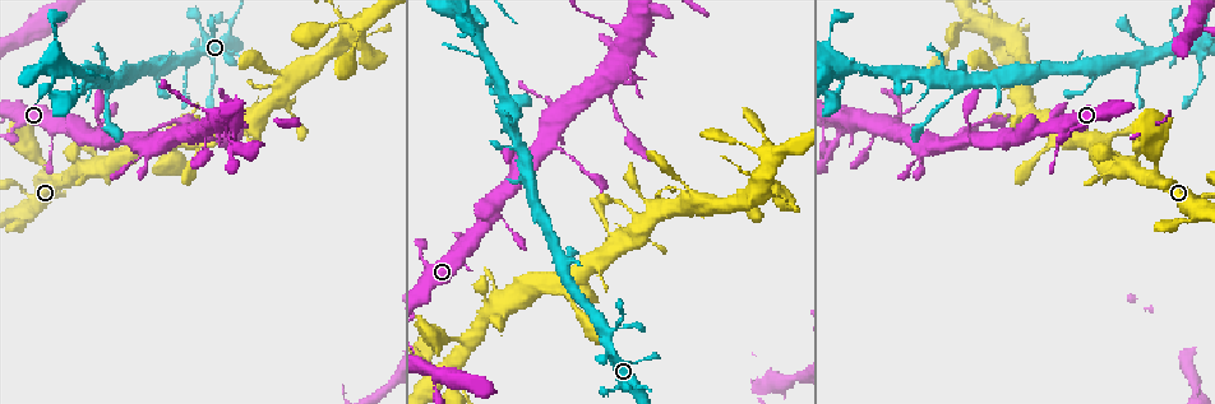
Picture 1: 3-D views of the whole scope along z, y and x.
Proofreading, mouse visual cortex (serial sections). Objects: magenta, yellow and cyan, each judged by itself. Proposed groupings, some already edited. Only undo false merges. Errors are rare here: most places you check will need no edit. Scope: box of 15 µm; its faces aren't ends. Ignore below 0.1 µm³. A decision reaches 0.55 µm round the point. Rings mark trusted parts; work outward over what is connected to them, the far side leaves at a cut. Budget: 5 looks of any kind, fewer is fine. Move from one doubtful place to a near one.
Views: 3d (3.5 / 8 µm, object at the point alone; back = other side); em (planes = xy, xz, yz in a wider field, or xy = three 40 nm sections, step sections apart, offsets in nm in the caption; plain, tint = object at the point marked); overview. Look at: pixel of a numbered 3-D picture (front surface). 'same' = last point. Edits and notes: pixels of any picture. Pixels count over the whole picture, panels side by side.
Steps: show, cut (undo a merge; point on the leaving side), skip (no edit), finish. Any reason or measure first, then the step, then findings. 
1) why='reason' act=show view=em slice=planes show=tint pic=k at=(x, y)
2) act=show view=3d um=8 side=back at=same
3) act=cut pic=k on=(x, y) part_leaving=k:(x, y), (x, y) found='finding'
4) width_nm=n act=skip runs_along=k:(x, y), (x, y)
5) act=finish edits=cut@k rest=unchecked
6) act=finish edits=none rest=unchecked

why='sudden change in width' act=show view=3d um=8 pic=1 at=(18, 184)

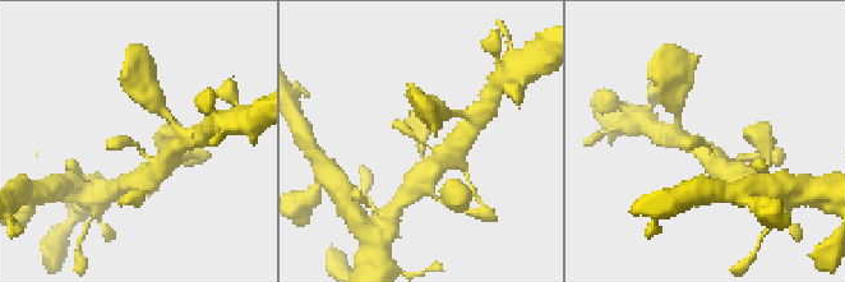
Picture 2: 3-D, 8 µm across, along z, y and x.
why='closer look' act=show view=3d um=3.5 side=back pic=2 at=(702, 141)

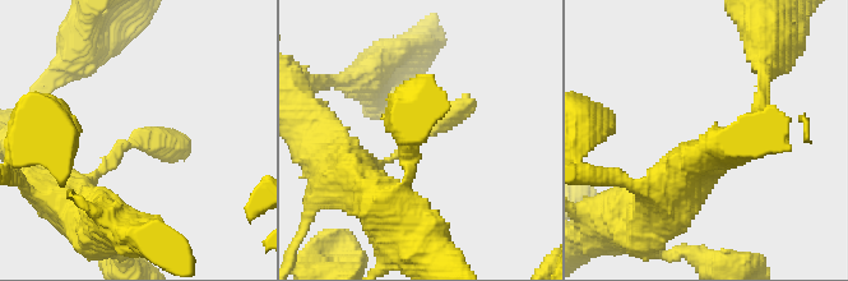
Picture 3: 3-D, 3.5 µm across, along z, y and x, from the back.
arm_widths_nm=250,250 act=show view=em slice=xy step=3 show=tint pic=3 at=(131, 145)

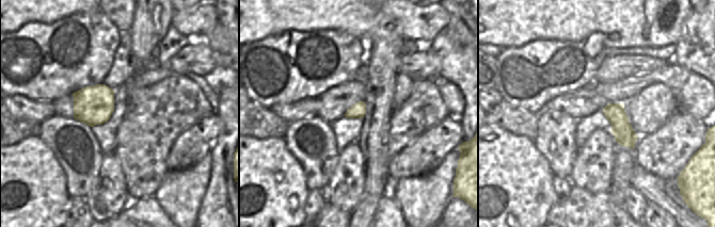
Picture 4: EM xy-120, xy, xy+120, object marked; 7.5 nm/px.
act=skip runs_along=3:(353, 171), (401, 155), (467, 96) found='all the same cell'

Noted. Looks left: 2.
why='narrows sharply' act=show view=3d um=3.5 pic=1 at=(610, 24)

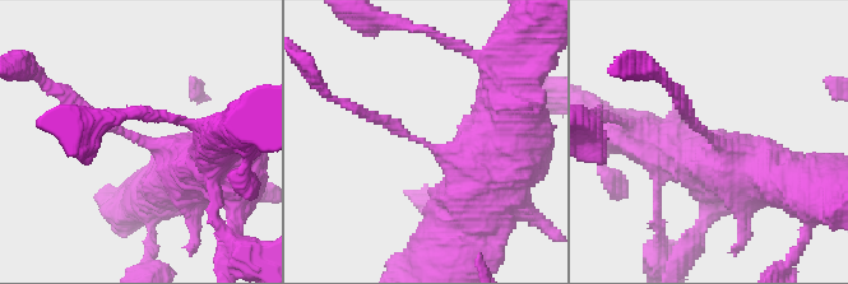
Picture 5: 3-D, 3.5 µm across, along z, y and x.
arm_widths_nm=150,700 act=show view=em slice=xy step=5 show=tint pic=5 at=(707, 136)

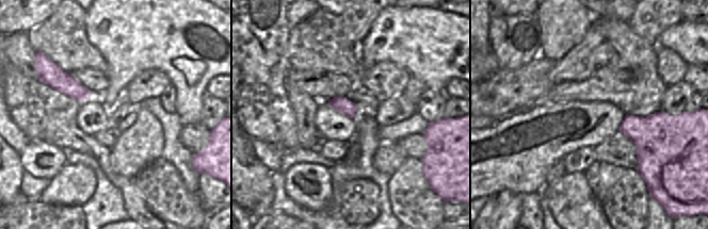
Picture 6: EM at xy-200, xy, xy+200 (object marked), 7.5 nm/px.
act=skip runs_along=5:(194, 171), (64, 93) found='all the same cell'

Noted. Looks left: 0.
act=finish edits=none rest=unchecked

